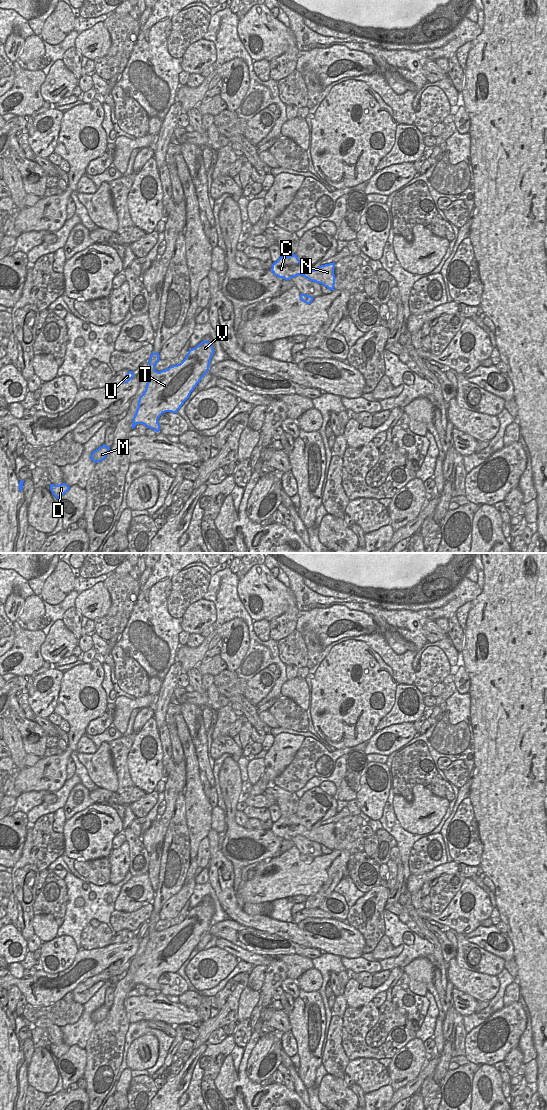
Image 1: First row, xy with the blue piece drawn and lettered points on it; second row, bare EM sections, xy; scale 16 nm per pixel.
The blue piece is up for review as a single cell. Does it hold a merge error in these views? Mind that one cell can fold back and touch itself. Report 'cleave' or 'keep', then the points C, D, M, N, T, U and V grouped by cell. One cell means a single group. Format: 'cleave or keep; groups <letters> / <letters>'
keep; groups C D M N T U V

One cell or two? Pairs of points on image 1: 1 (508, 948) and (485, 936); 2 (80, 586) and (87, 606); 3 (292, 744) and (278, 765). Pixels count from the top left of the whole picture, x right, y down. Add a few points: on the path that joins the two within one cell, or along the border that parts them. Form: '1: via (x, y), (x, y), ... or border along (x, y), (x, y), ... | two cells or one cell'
1: via (500, 951), (494, 950), (485, 942) | one cell
2: border along (102, 581), (96, 582), (80, 593) | two cells
3: via (290, 749), (279, 760) | one cell

